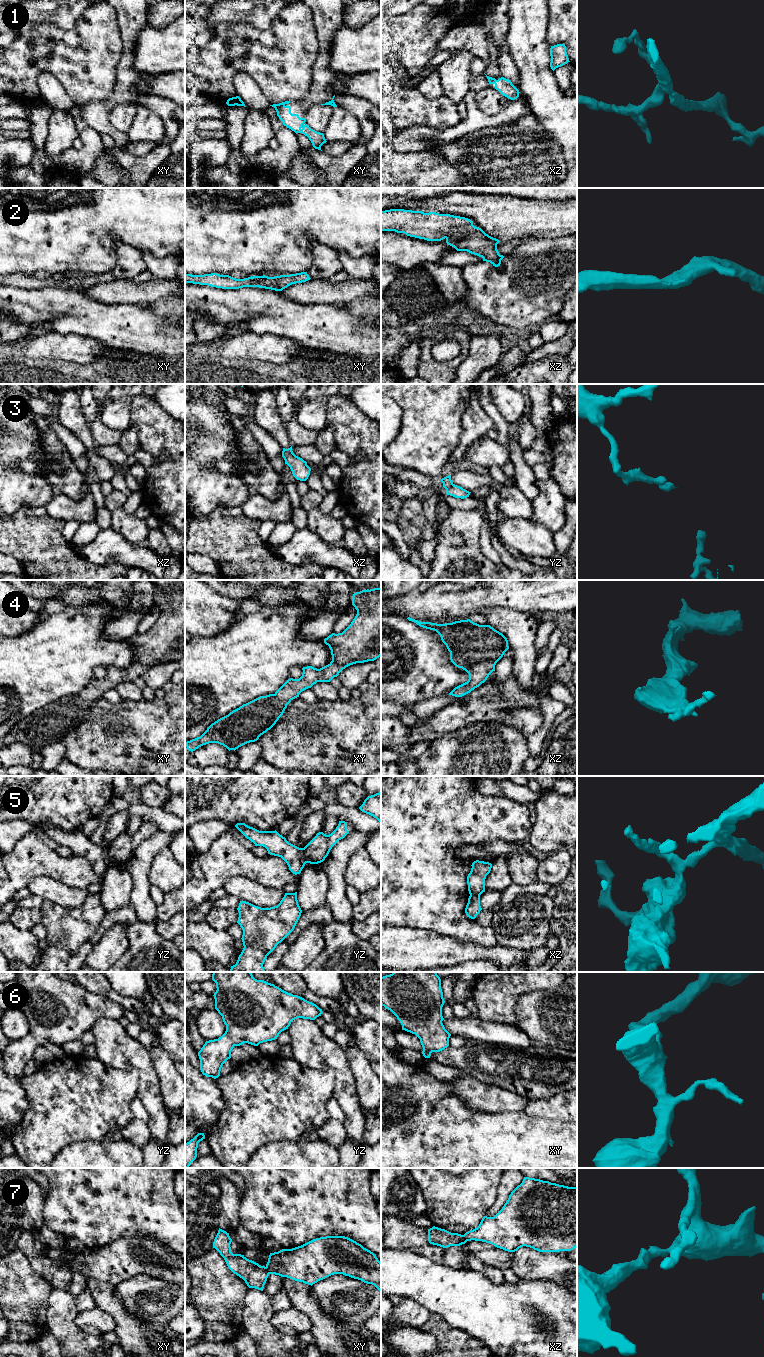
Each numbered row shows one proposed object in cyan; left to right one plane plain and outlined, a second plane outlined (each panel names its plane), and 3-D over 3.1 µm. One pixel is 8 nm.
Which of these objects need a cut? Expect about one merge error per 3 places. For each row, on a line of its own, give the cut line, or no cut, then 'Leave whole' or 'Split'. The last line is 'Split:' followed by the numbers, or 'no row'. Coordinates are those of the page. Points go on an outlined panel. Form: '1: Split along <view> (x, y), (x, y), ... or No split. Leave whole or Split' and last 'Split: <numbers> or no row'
1: No split. Leave whole
2: No split. Leave whole
3: Split along yz (453, 484), (446, 489). Split
4: No split. Leave whole
5: Split along yz (302, 848), (307, 862). Split
6: No split. Leave whole
7: Split along xz (462, 1235), (465, 1242). Split
Split: 3, 5, 7

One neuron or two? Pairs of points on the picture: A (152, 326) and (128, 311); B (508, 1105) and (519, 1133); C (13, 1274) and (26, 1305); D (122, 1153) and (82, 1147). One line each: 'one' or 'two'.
A: one
B: two
C: one
D: one

